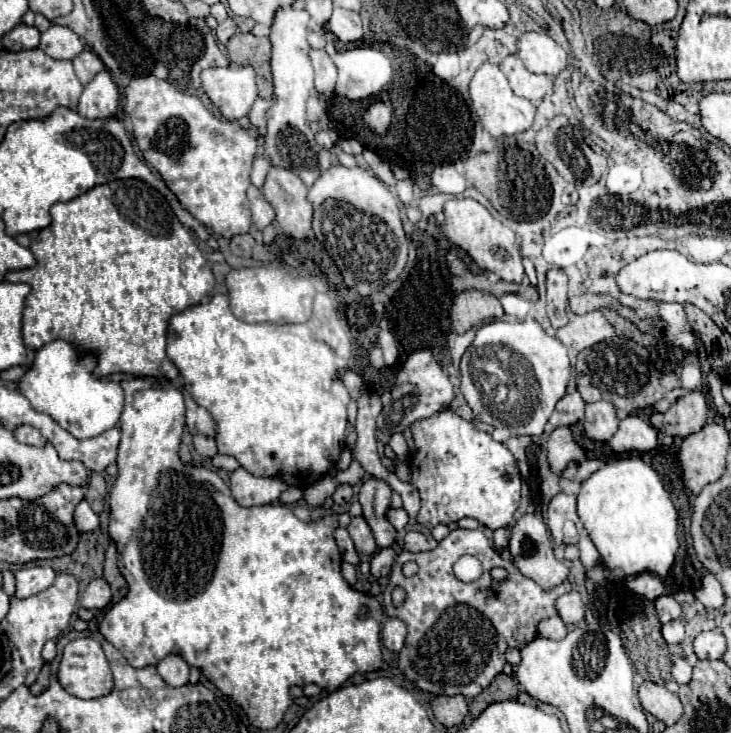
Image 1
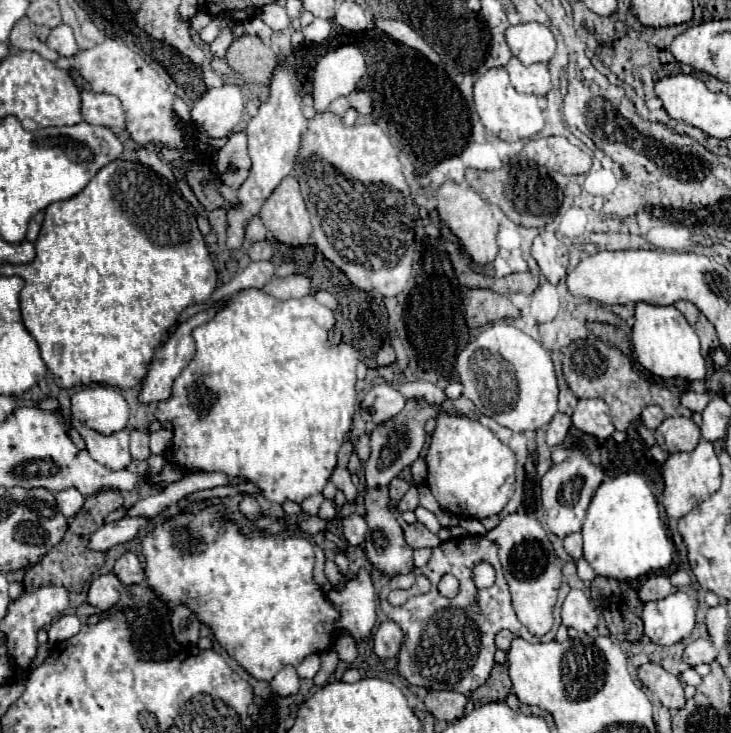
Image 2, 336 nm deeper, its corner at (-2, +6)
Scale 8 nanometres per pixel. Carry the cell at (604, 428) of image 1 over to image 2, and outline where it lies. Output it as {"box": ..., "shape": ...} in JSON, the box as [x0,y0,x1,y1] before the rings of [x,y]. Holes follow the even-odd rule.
{"box":[573,400,615,440],"shape":[[[579,400],[573,412],[573,426],[599,440],[611,438],[615,432],[609,416],[609,406],[603,400]]]}

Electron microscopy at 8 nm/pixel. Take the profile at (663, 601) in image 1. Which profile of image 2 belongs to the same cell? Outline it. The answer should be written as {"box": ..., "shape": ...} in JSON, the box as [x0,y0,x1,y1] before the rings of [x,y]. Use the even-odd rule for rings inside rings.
{"box":[639,574,673,602],"shape":[[[653,574],[653,576],[649,576],[649,580],[641,586],[639,598],[641,598],[643,602],[663,600],[663,598],[667,598],[671,592],[673,592],[673,586],[671,586],[669,578],[667,578],[667,576],[657,576],[657,574]]]}

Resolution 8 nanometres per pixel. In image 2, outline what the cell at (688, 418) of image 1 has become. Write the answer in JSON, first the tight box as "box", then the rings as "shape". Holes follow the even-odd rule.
{"box":[655,418,701,454],"shape":[[[665,418],[655,430],[655,440],[667,454],[691,452],[691,448],[695,448],[695,444],[701,440],[701,430],[693,418]]]}

